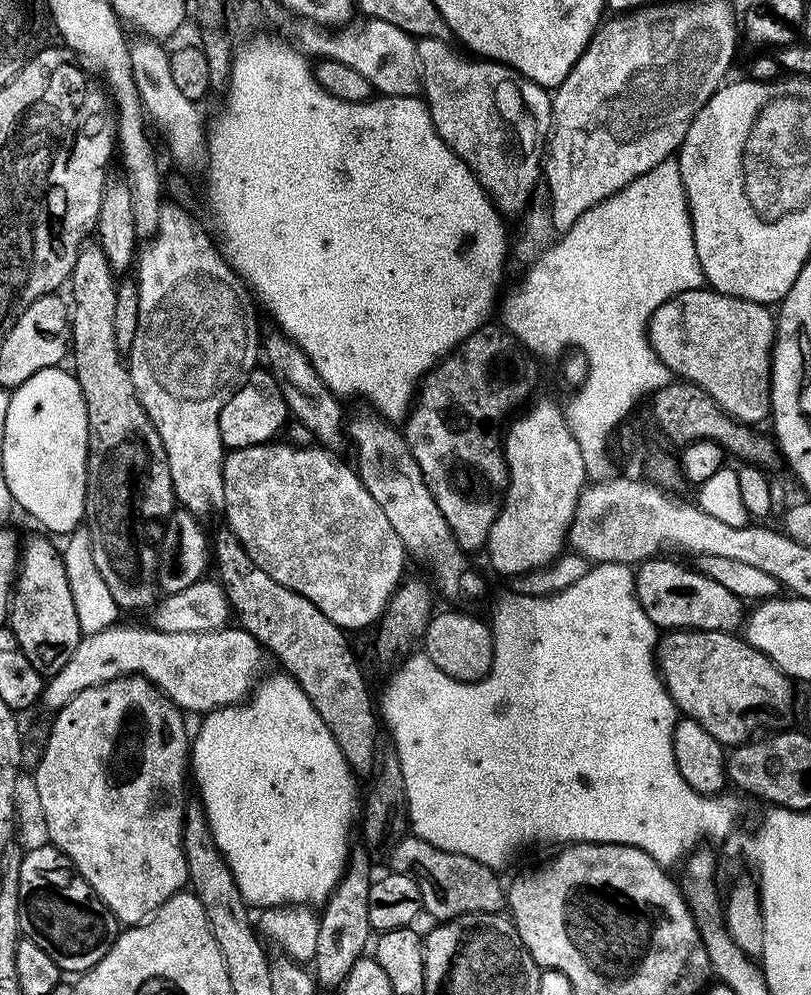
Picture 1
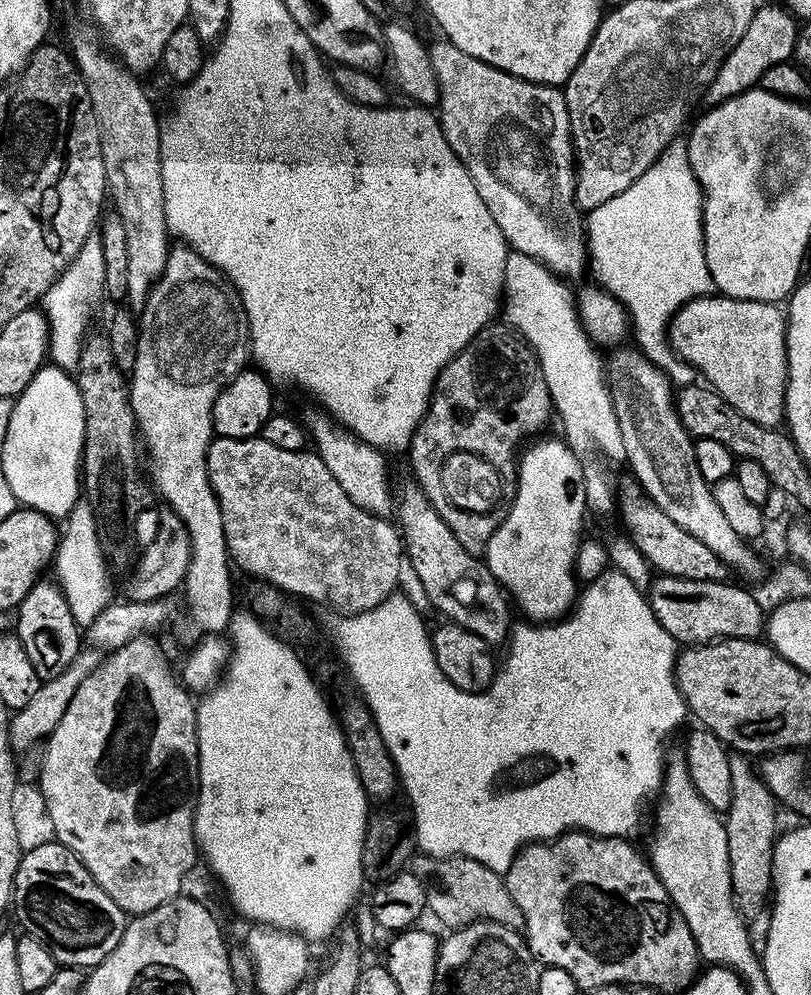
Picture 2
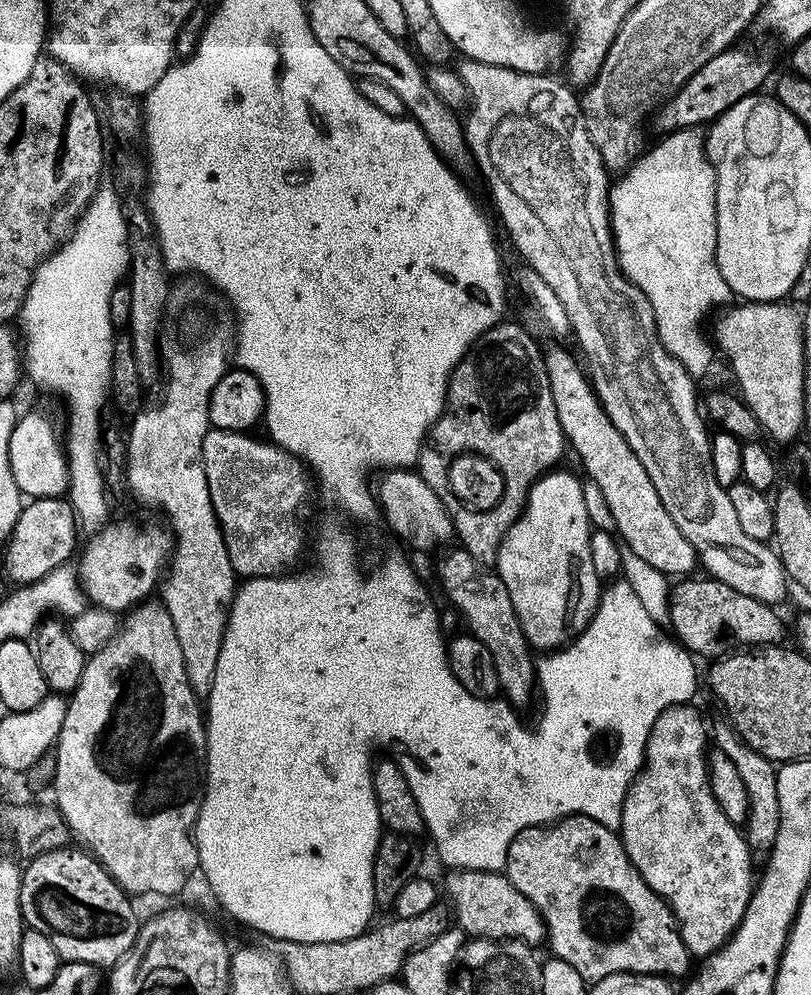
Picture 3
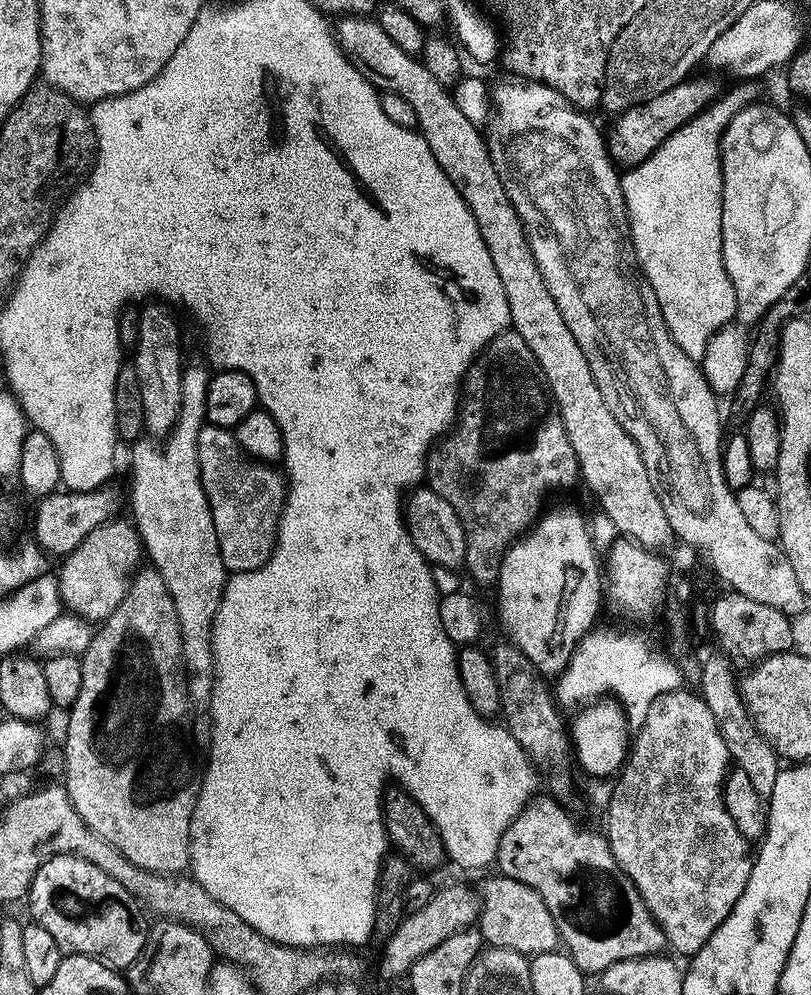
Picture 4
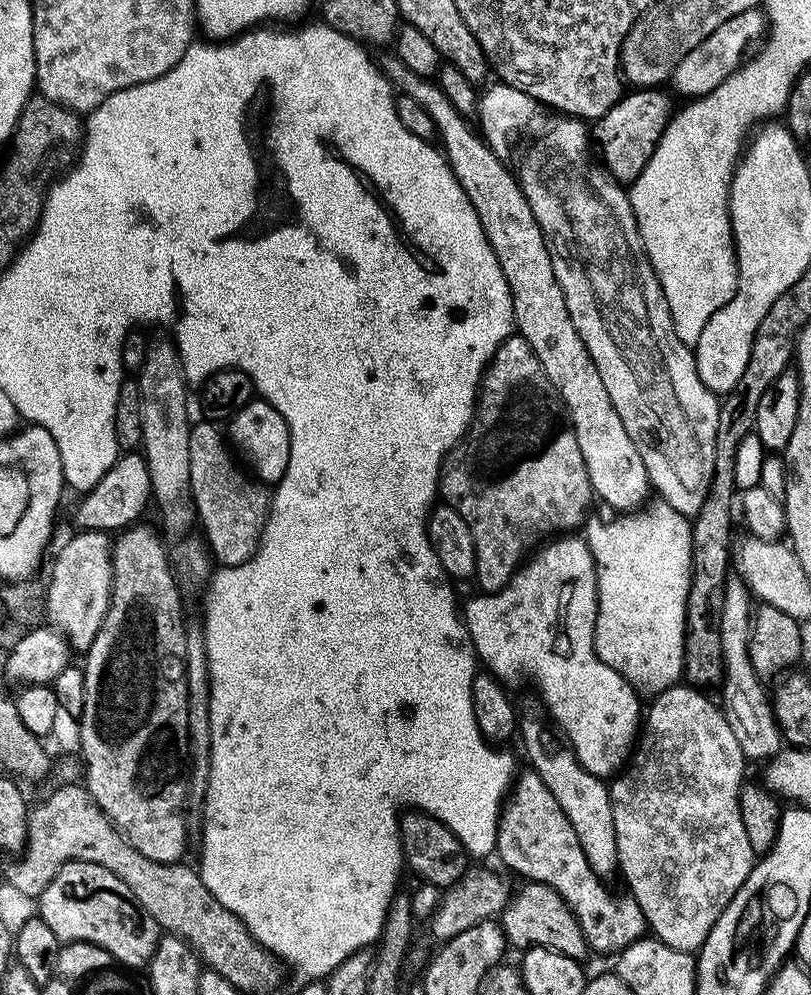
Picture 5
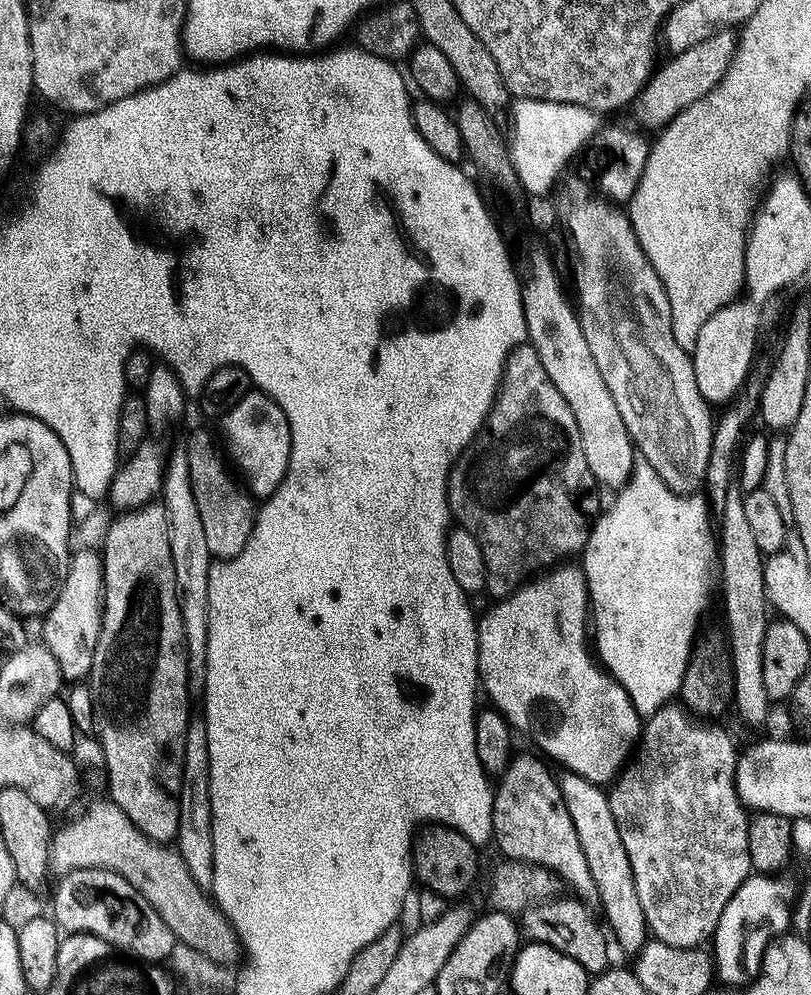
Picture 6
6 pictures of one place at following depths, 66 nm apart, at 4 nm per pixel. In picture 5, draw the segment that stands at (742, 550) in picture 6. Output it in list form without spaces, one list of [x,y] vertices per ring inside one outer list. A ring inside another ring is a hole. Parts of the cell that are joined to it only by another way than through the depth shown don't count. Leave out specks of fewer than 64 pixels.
[[[740,578],[729,579],[726,590],[724,591],[724,602],[720,610],[720,633],[722,634],[722,650],[724,651],[724,683],[722,685],[722,693],[724,692],[724,704],[722,700],[722,711],[726,722],[730,722],[730,730],[734,730],[734,738],[738,738],[738,746],[742,746],[742,754],[745,761],[752,762],[752,760],[762,760],[768,762],[772,757],[782,748],[782,733],[780,725],[776,723],[776,715],[772,712],[772,702],[770,699],[770,692],[764,689],[764,684],[760,681],[760,676],[756,673],[757,665],[752,658],[752,649],[750,647],[752,642],[752,625],[754,623],[754,595],[748,585]]]

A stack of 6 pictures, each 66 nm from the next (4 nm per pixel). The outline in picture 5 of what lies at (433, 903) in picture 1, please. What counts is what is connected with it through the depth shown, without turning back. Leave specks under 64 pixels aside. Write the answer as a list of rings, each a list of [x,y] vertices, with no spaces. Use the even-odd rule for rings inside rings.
[[[528,882],[525,888],[509,899],[498,923],[504,930],[505,941],[519,950],[530,948],[553,948],[556,952],[566,954],[571,960],[587,961],[590,949],[582,934],[576,916],[568,909],[568,903],[550,886]]]

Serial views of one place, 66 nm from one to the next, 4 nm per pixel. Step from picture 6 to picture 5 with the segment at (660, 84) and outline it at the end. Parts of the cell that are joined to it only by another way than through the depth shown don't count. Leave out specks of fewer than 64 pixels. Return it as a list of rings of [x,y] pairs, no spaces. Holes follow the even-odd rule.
[[[751,8],[743,11],[742,14],[735,15],[734,18],[727,19],[713,34],[682,58],[682,62],[672,72],[670,86],[684,96],[683,98],[695,99],[697,96],[705,96],[739,69],[744,60],[742,56],[751,40],[761,41],[766,29],[766,16],[761,9]]]

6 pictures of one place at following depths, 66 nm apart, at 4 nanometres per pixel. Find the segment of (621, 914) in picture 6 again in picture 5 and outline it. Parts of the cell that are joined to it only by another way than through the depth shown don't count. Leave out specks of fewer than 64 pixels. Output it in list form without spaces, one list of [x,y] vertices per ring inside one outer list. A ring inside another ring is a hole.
[[[536,716],[525,720],[523,717],[518,724],[518,736],[524,739],[524,752],[532,763],[529,764],[531,771],[546,782],[546,790],[550,790],[558,806],[562,806],[562,814],[566,814],[570,826],[574,826],[574,834],[578,834],[580,849],[586,854],[590,867],[597,876],[608,878],[612,871],[617,871],[619,861],[609,785],[582,767],[567,743],[559,735],[552,736],[553,729],[545,724]]]

